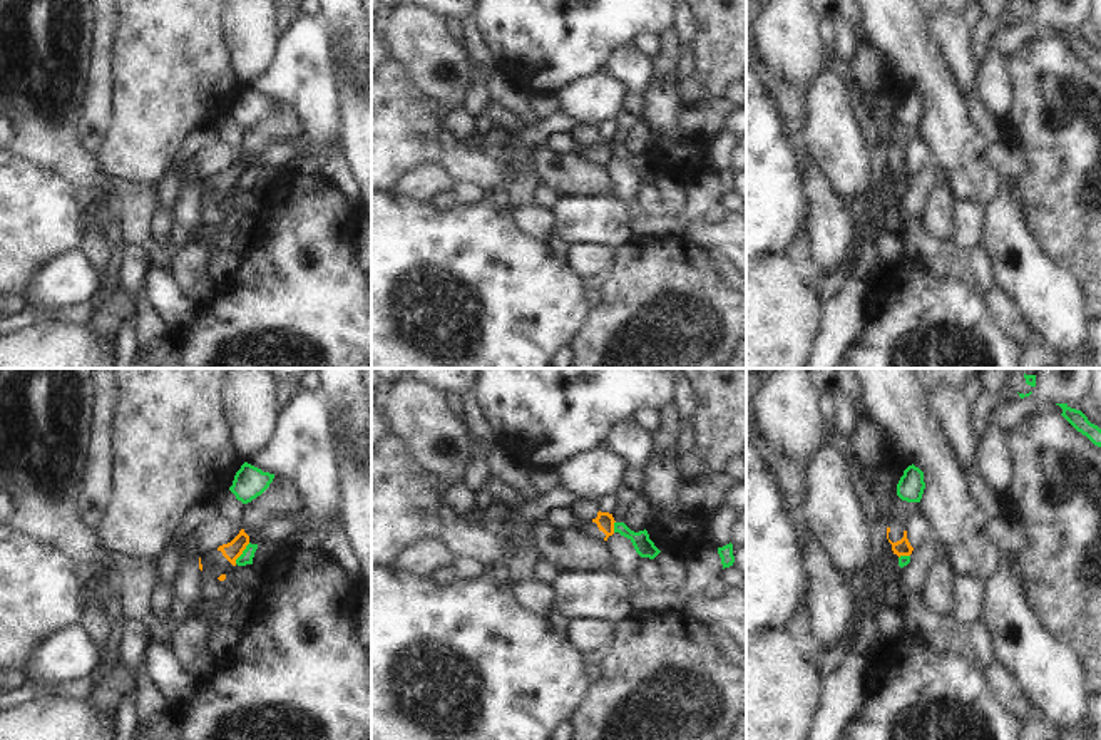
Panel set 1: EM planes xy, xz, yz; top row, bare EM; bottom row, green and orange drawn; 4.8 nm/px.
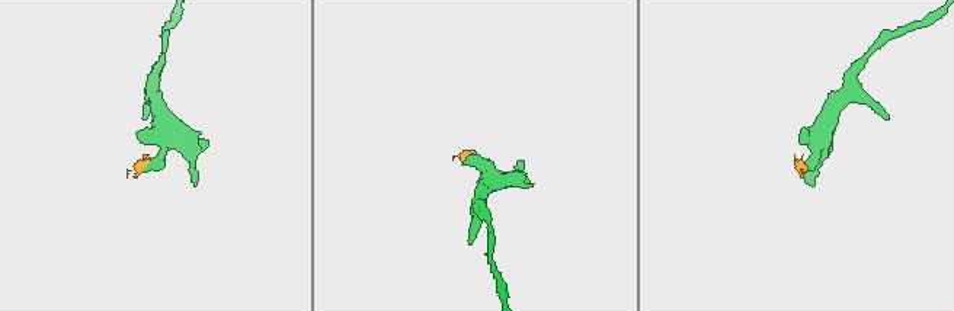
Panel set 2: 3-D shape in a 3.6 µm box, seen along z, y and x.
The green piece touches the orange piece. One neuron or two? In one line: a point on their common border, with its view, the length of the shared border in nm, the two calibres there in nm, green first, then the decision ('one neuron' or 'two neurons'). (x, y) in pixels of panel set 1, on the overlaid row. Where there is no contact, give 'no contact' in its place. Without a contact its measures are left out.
xy (243, 553) | 130 nm | 60/90 nm | two neurons

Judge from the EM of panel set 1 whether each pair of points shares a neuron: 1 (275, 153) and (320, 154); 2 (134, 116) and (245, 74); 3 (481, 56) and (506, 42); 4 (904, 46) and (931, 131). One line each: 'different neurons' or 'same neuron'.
1: same neuron
2: different neurons
3: different neurons
4: same neuron

